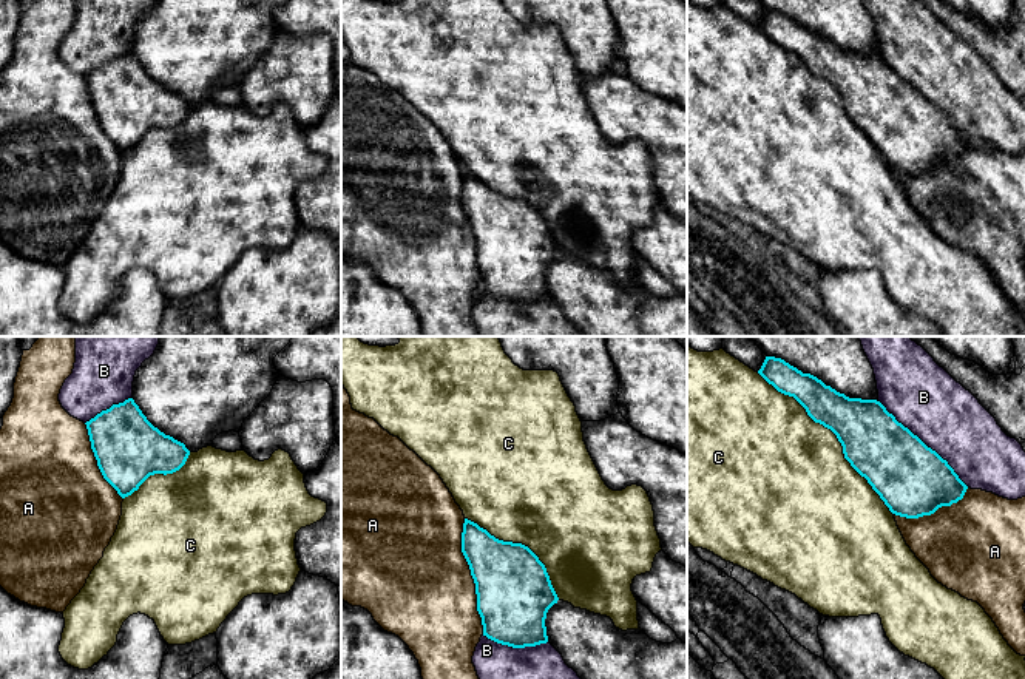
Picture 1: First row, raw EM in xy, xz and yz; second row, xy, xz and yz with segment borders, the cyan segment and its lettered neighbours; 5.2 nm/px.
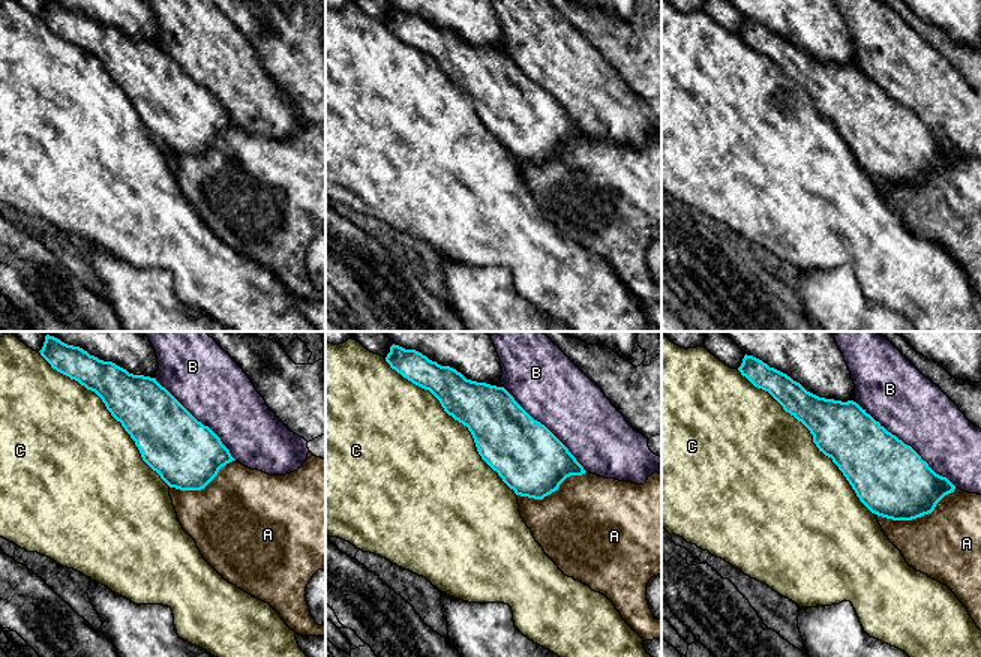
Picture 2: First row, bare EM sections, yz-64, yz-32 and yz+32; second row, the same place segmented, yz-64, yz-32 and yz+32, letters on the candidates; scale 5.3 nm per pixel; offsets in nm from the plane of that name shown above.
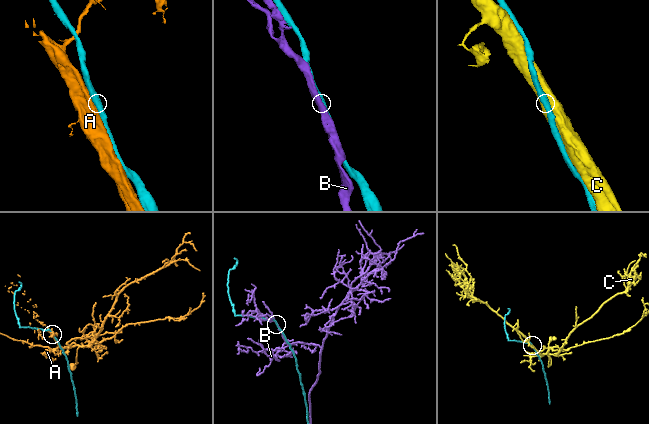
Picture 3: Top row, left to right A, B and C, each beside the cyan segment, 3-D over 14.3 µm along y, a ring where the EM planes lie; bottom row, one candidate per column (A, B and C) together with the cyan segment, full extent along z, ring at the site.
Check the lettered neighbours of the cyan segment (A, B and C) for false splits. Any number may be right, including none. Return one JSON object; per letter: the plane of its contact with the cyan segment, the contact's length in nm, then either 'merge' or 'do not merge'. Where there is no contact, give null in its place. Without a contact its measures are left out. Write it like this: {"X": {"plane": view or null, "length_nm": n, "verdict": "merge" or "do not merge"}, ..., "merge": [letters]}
{"A": {"plane": "xz", "length_nm": 600, "verdict": "do not merge"}, "B": {"plane": "yz", "length_nm": 650, "verdict": "do not merge"}, "C": {"plane": "yz", "length_nm": 1050, "verdict": "do not merge"}, "merge": []}

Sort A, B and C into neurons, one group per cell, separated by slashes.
A / B / C

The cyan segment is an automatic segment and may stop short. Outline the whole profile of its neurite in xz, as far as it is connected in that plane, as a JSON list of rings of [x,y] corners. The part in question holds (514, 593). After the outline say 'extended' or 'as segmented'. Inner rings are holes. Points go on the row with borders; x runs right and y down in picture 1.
[[[468,519],[462,552],[475,583],[483,636],[512,648],[546,644],[546,613],[559,597],[539,557],[522,543],[496,539]]]; as segmented

